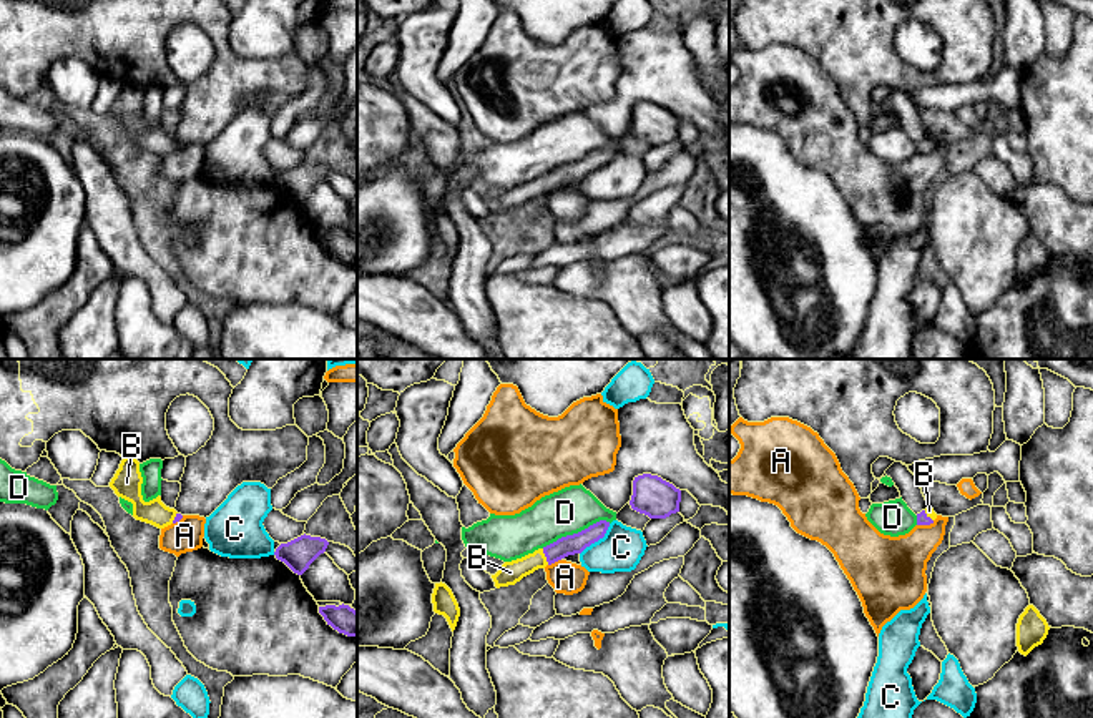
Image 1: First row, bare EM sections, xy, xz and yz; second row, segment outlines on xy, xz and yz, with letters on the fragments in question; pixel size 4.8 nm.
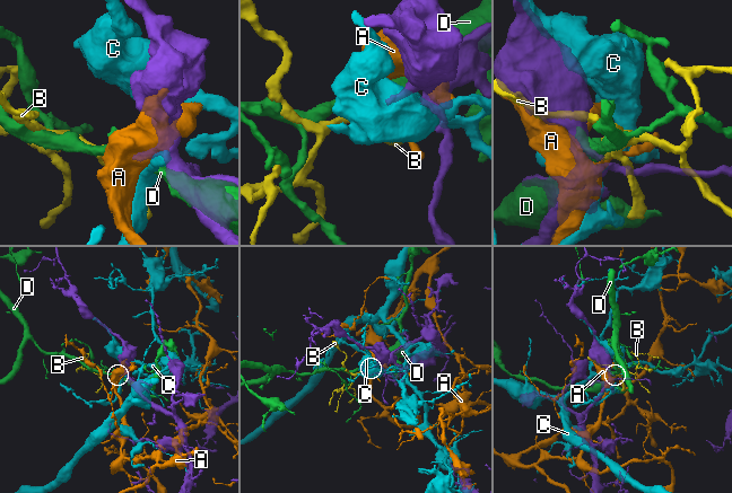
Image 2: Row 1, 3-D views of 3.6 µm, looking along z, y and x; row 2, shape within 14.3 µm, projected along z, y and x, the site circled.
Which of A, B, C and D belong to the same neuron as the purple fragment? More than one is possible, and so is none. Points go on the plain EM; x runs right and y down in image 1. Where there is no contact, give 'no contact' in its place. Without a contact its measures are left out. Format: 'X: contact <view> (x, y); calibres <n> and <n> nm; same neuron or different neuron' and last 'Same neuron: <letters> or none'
A: contact yz (926, 152); calibres 60 and 280 nm; different neuron
B: contact xz (545, 183); calibres 100 and 110 nm; same neuron
C: contact xz (597, 168); calibres 100 and 200 nm; different neuron
D: contact xz (575, 162); calibres 100 and 220 nm; different neuron
Same neuron: B

